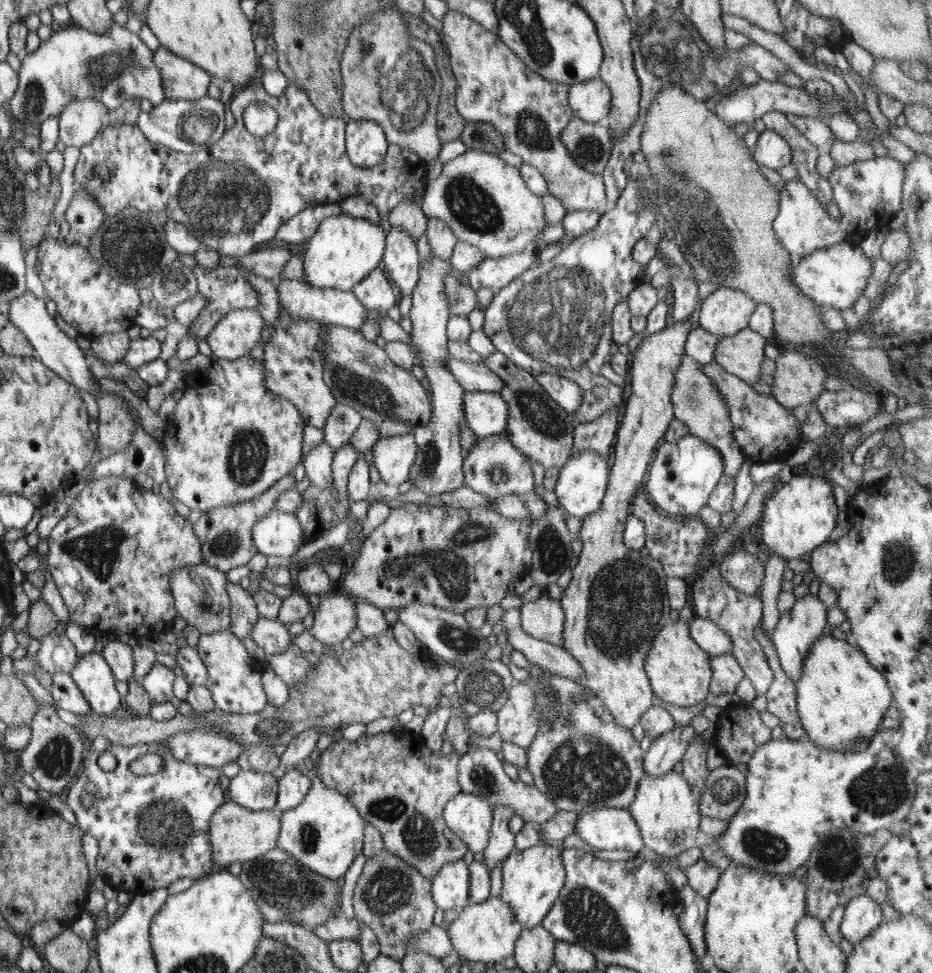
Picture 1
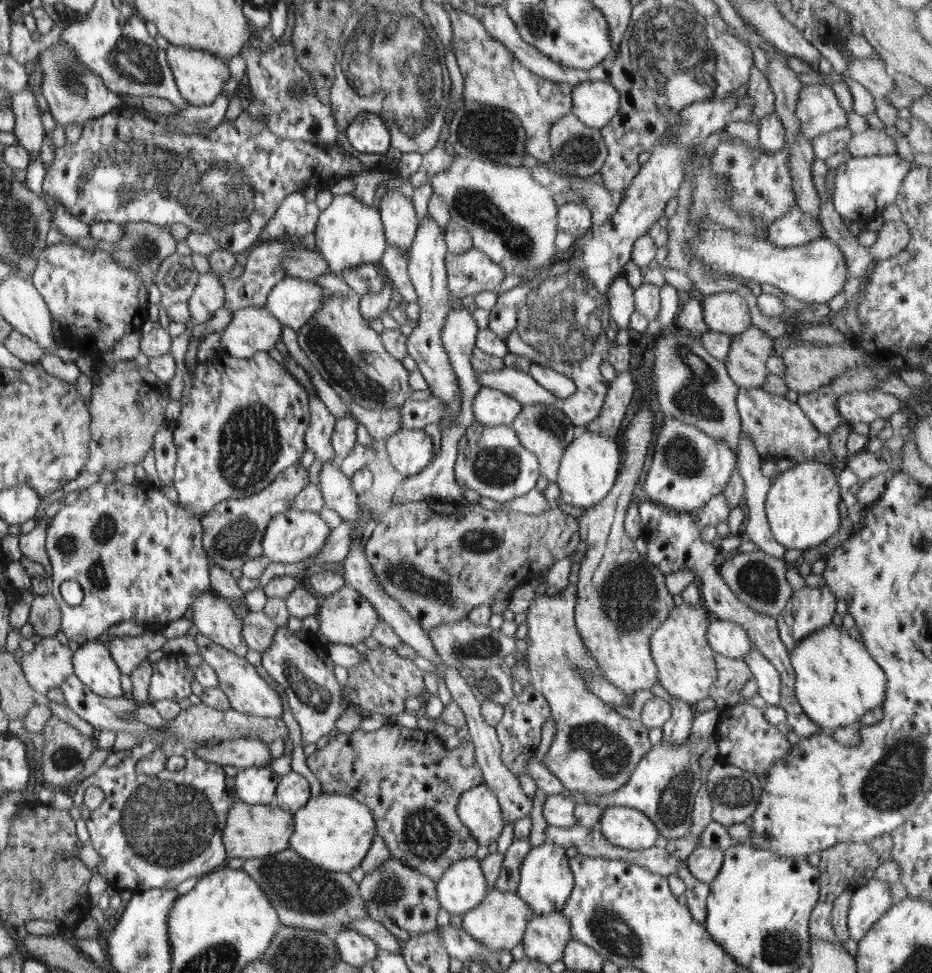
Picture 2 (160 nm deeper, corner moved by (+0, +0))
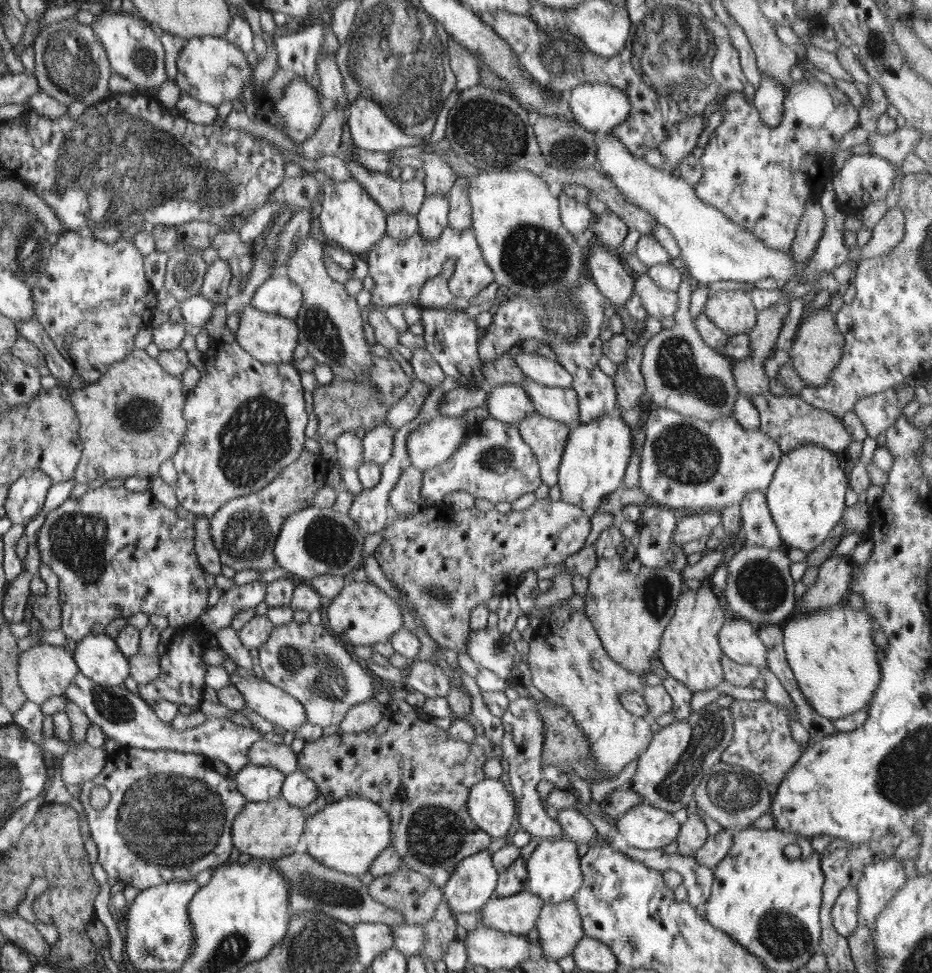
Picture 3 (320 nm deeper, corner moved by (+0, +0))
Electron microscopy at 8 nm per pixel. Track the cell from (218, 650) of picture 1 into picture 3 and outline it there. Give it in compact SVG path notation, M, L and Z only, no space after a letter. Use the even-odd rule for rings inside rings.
M238 666L230 682L243 694L246 707L251 708L264 720L272 722L276 728L295 731L306 724L303 704L285 690L270 684L264 677L258 678L251 670Z

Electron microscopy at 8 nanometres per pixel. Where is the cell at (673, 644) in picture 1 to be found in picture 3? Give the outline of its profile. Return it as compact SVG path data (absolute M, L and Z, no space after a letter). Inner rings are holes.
M708 582L681 593L675 613L664 629L657 656L670 676L683 682L692 692L708 690L725 681L720 657L723 655L718 633L728 619L717 592Z

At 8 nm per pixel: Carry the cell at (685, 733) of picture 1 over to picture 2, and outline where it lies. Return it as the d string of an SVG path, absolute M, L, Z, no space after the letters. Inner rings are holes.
M671 697L672 716L668 722L662 726L662 742L670 742L674 746L680 746L688 740L688 736L692 734L692 724L694 714L691 705L685 700L678 697Z

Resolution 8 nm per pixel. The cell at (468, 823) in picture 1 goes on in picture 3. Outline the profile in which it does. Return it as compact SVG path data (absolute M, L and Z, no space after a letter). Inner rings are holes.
M483 779L468 793L468 812L472 820L491 838L505 836L514 822L517 802L498 779Z

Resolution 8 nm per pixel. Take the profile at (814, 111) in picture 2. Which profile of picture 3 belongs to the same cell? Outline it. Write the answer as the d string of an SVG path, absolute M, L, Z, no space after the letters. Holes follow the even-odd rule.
M802 80L793 82L792 86L787 90L785 99L783 100L783 117L779 125L770 128L764 124L762 117L759 115L758 109L754 103L746 99L742 91L732 91L726 93L725 97L720 100L720 112L723 114L724 119L721 124L714 130L713 135L709 137L709 143L704 147L702 156L700 156L701 165L703 166L703 177L700 178L696 184L693 184L696 196L702 202L715 206L721 213L724 213L732 222L738 223L742 228L748 230L756 239L762 240L762 243L768 249L776 249L782 253L790 253L794 238L796 237L797 226L800 217L805 211L805 201L809 196L817 196L823 192L825 182L830 178L832 179L832 159L837 150L837 144L842 140L842 137L852 130L859 122L859 110L856 109L846 94L834 85L826 86L820 85L814 80Z

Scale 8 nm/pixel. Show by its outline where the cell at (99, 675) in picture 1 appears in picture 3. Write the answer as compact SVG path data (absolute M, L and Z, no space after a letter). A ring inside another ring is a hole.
M100 633L77 643L75 662L79 672L104 686L118 686L130 676L129 660L114 638Z

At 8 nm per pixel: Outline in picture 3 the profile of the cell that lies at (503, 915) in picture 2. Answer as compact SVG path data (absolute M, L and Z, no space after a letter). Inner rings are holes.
M530 890L512 896L493 896L478 910L484 927L513 935L527 935L536 926L543 900Z

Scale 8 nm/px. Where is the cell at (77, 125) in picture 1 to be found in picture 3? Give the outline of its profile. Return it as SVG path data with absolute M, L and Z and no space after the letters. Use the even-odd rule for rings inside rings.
M64 19L49 24L38 35L33 44L35 56L35 77L39 88L51 94L66 108L72 104L72 96L78 96L78 86L74 80L82 80L86 76L85 105L91 108L101 104L108 96L108 78L110 78L110 62L107 51L96 38L95 30L86 24Z

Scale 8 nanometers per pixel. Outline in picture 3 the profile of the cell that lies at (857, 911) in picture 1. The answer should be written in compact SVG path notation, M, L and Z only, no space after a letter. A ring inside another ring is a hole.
M888 857L864 868L857 885L859 894L858 924L873 925L880 911L907 881L905 864Z

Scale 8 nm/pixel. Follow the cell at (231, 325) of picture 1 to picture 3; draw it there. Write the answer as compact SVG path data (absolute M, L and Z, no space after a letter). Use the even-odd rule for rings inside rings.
M251 305L246 306L242 312L240 326L235 335L237 338L236 342L256 360L270 364L291 362L294 350L299 344L299 330L295 322L292 322L290 318L262 313L262 311L254 309Z

